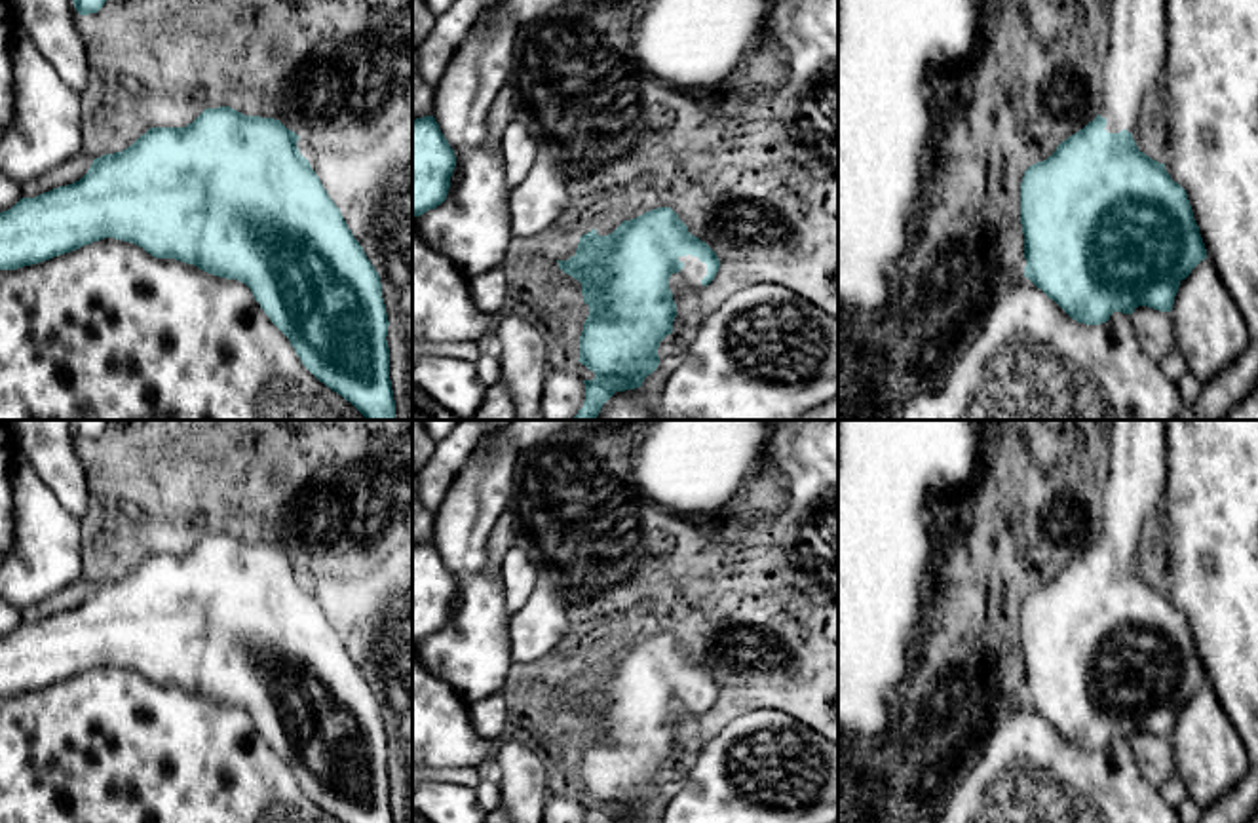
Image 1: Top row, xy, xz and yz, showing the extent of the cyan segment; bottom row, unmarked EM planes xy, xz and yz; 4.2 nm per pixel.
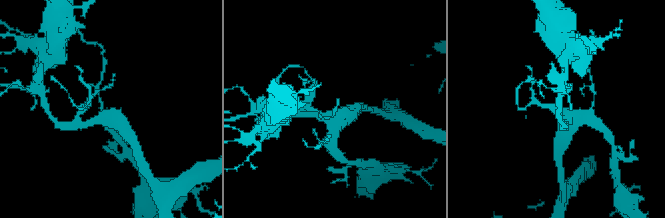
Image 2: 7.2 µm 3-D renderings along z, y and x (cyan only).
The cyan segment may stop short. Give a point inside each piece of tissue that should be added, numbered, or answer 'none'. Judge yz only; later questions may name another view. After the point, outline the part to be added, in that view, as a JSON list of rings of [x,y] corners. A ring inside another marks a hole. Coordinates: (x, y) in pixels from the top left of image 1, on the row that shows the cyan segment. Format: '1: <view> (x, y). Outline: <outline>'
1: yz (1135, 59). Outline: [[[1110,0],[1110,42],[1098,65],[1098,97],[1108,133],[1134,133],[1144,93],[1161,84],[1167,63],[1165,0]]]

